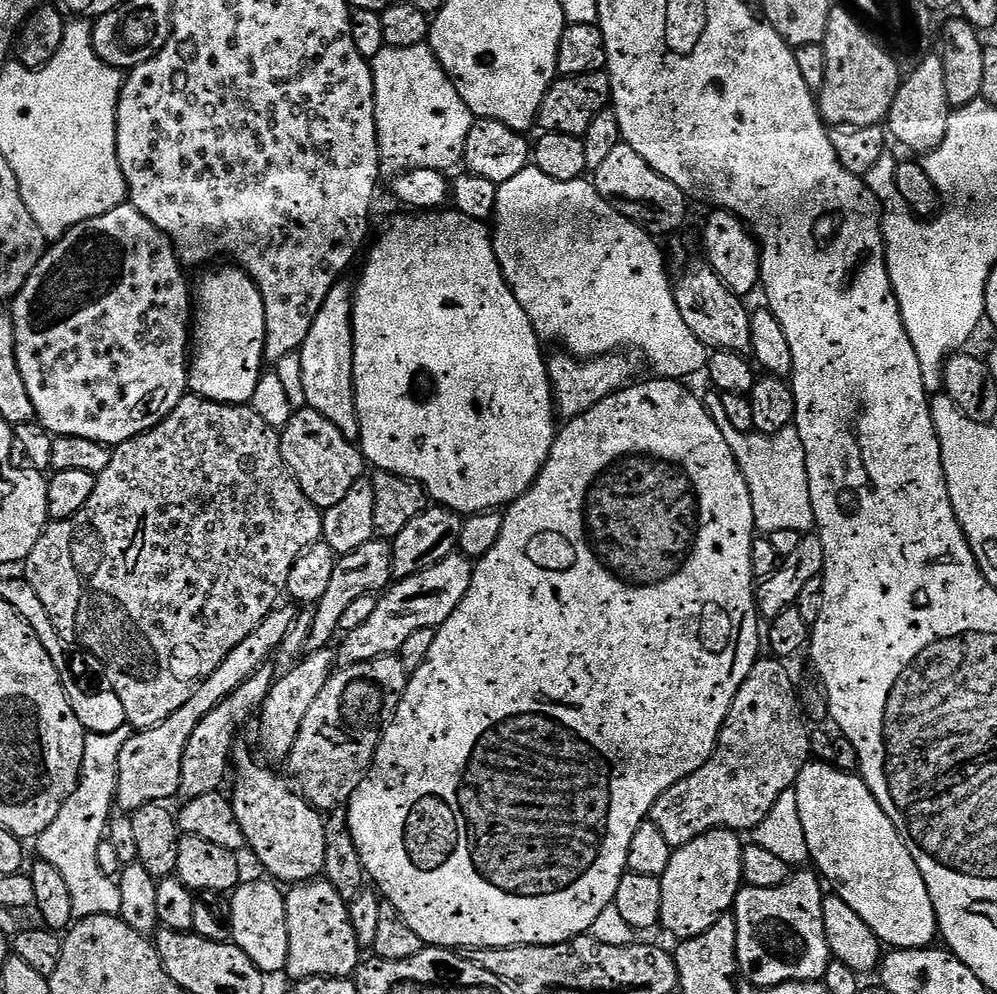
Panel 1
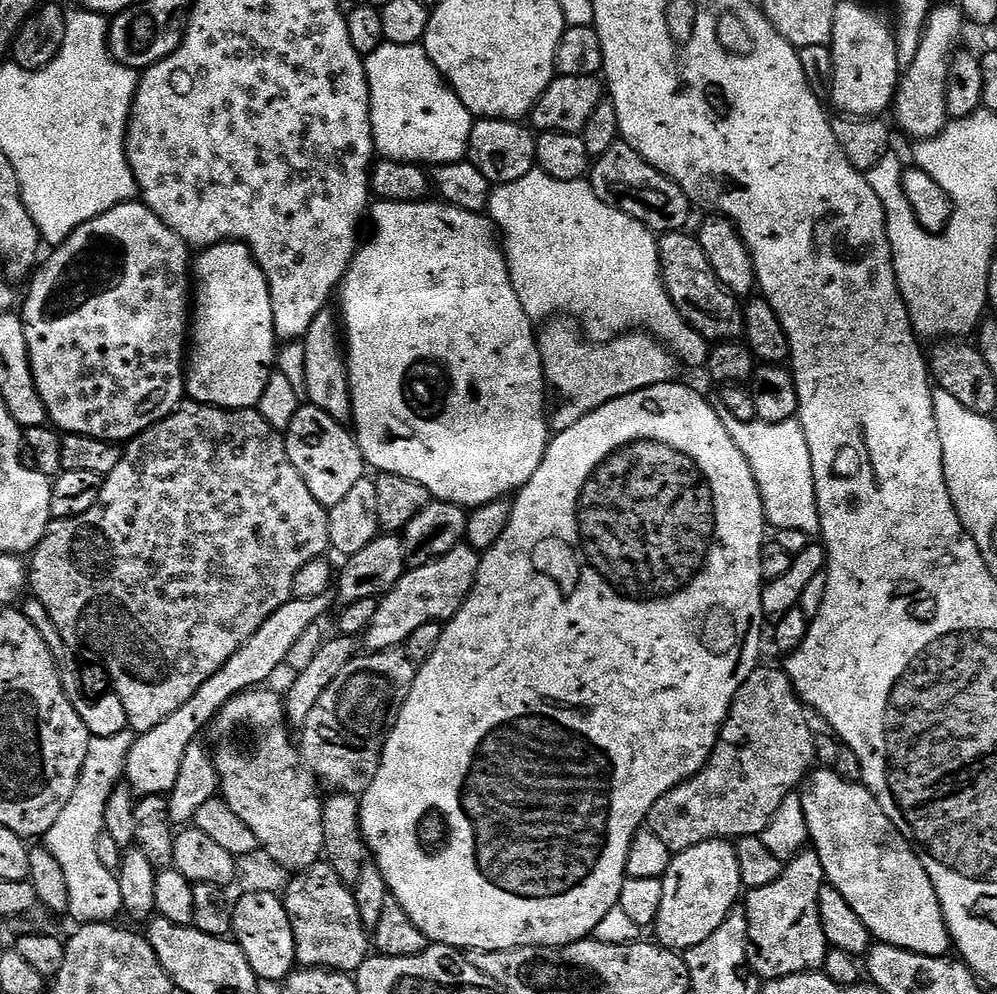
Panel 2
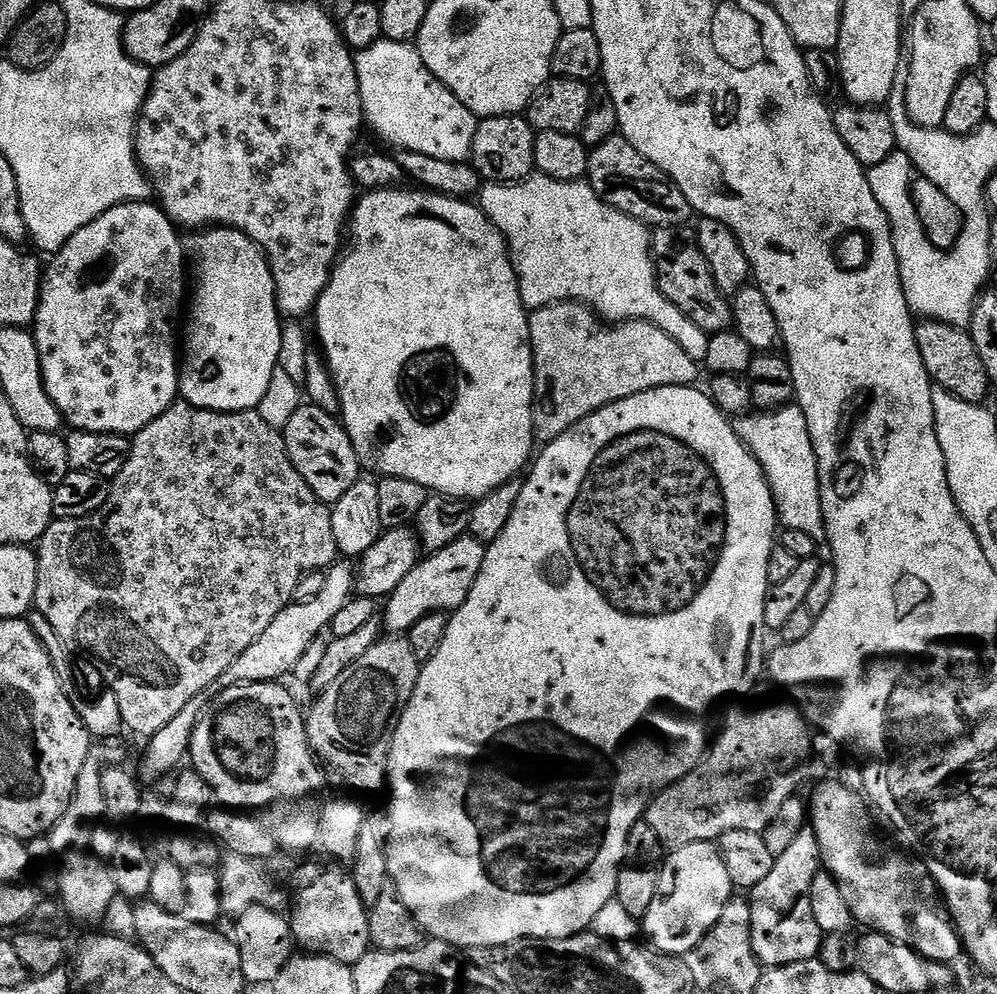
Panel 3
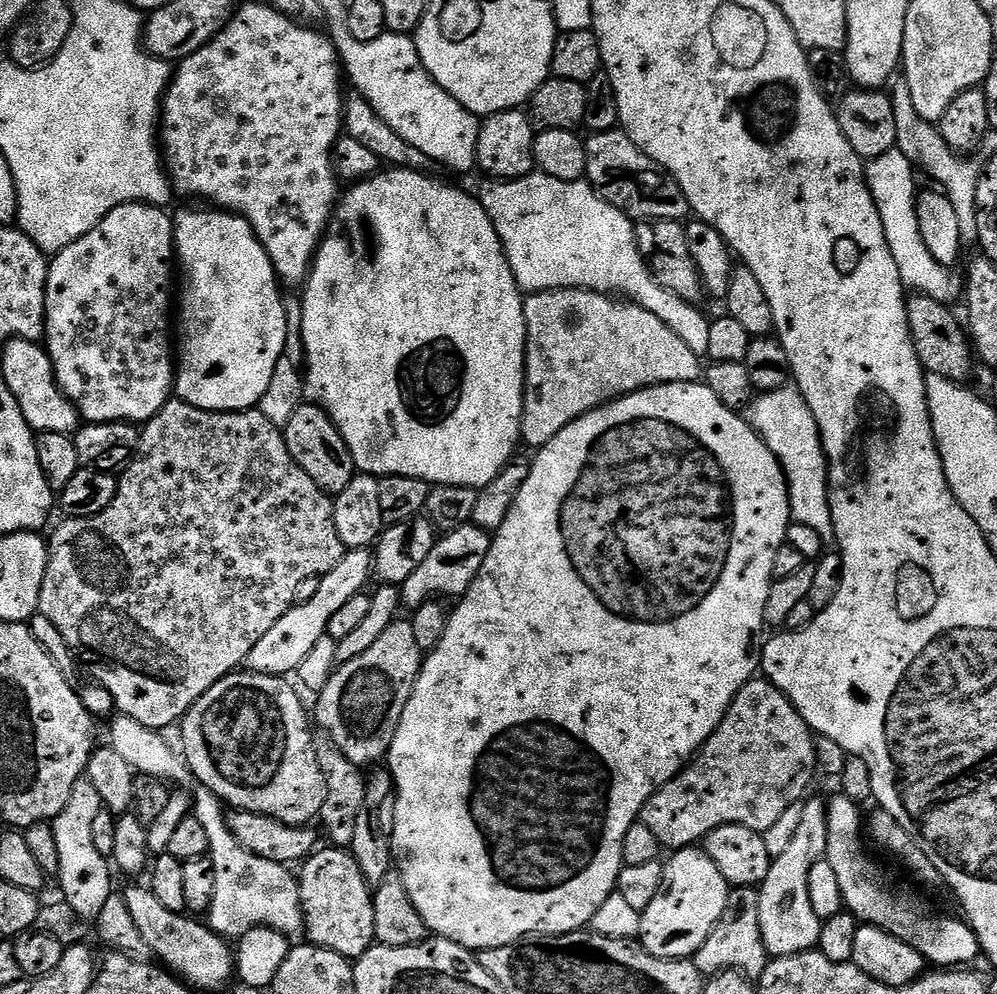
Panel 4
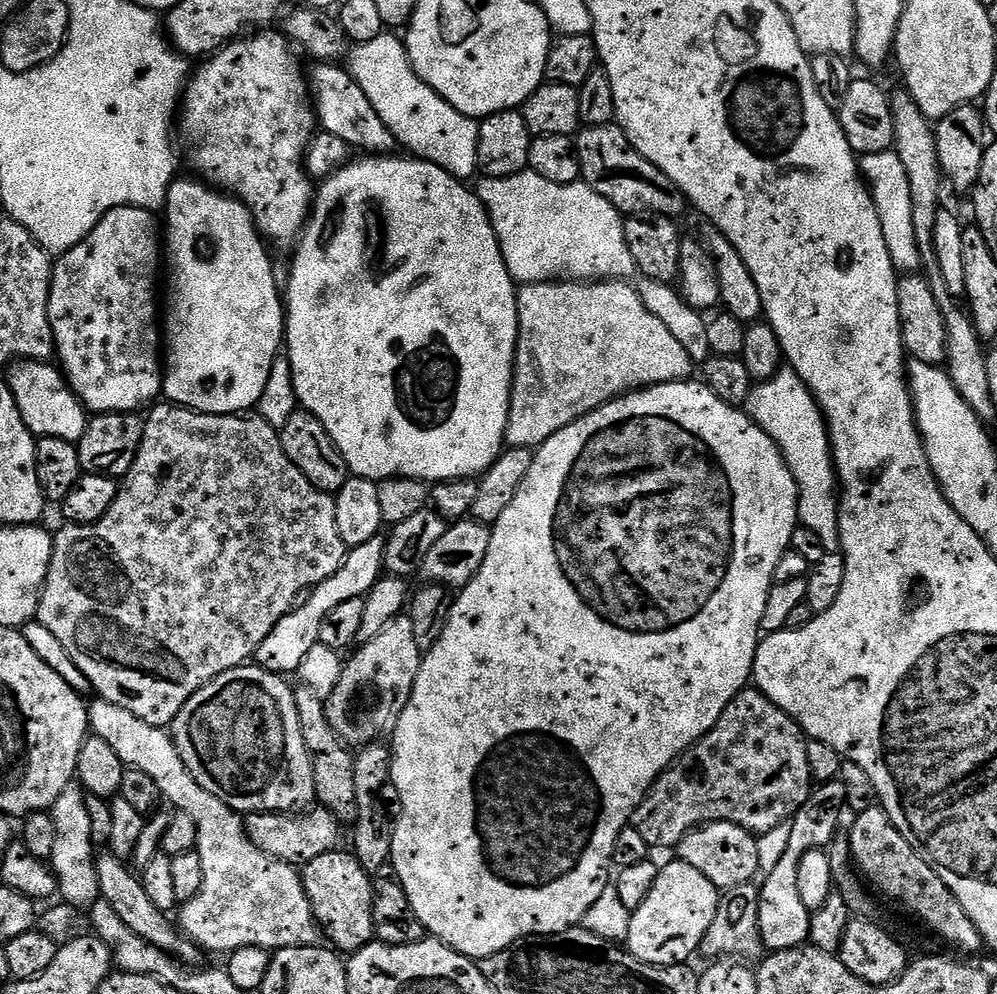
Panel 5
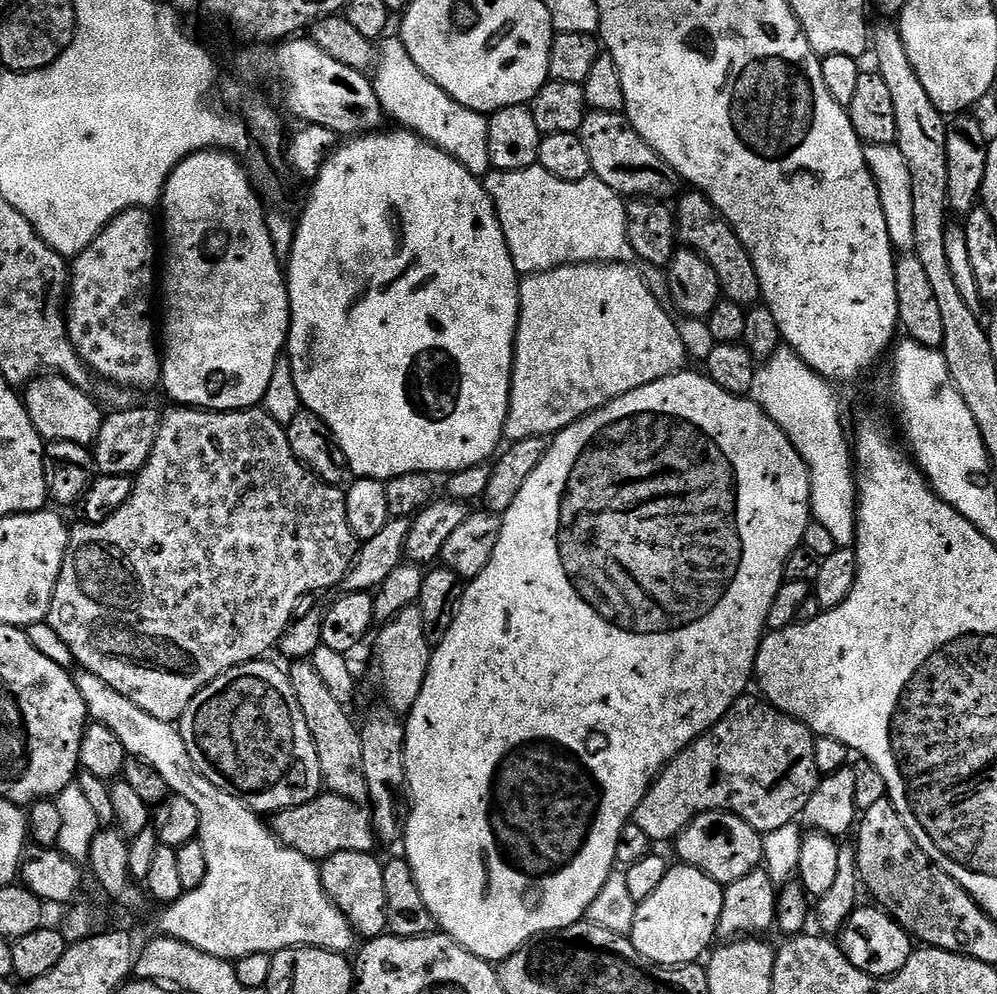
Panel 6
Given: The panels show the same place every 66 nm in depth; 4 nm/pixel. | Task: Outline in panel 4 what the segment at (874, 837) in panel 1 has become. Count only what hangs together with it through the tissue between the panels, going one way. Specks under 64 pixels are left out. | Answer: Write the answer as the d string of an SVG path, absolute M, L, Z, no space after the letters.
M842 794L831 797L828 805L826 859L838 877L838 886L842 886L845 909L857 921L886 930L894 938L906 942L906 946L914 946L914 950L918 950L918 954L922 954L925 961L937 969L956 970L961 966L972 966L976 956L981 955L980 943L972 932L972 927L963 919L939 916L918 893L895 888L884 877L883 870L868 857L868 852L864 849L866 836L862 831L862 820L860 824L860 812L856 803Z

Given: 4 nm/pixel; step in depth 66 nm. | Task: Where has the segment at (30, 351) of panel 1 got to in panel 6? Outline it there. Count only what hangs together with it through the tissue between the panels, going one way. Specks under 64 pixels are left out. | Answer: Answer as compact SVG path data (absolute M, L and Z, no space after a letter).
M130 208L126 212L120 212L116 217L107 224L102 230L102 234L98 234L98 238L94 238L94 242L90 242L90 246L86 250L82 250L70 264L70 283L66 293L66 319L68 321L68 337L74 346L74 350L82 358L82 362L97 377L100 376L109 385L117 388L126 388L129 390L141 390L140 388L152 388L161 383L162 380L162 352L158 347L158 324L152 321L152 287L157 287L158 276L152 271L156 268L156 248L158 252L158 236L152 233L152 215L151 211L142 208Z

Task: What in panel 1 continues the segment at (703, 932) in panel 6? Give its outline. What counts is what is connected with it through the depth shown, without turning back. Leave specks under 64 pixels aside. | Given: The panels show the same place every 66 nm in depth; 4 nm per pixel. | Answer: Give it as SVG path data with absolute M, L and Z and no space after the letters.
M715 828L694 838L694 842L686 842L686 846L675 849L670 866L666 866L666 874L660 877L660 924L682 941L710 930L718 918L729 915L742 887L743 853L741 837L728 828Z

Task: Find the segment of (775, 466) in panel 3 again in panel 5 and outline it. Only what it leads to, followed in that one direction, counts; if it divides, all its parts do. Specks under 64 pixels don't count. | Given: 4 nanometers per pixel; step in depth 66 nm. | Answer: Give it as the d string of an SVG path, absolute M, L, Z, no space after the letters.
M784 366L777 376L761 380L753 387L746 411L759 428L770 434L798 482L800 524L814 530L828 552L841 551L838 477L836 461L832 457L832 437L828 435L824 412L812 397L812 391L796 372Z

